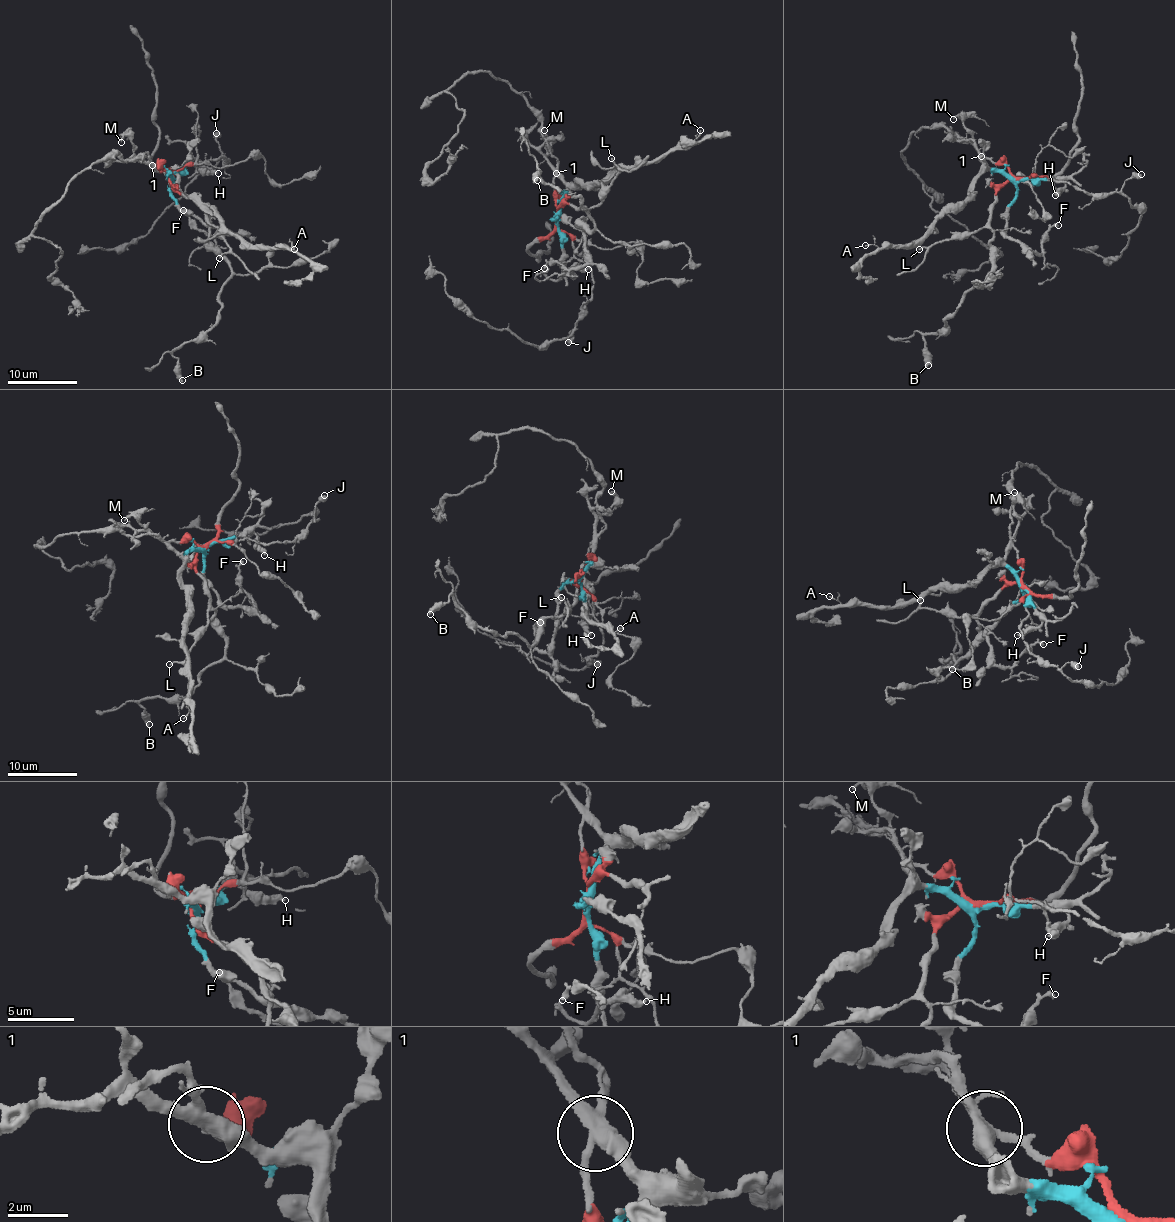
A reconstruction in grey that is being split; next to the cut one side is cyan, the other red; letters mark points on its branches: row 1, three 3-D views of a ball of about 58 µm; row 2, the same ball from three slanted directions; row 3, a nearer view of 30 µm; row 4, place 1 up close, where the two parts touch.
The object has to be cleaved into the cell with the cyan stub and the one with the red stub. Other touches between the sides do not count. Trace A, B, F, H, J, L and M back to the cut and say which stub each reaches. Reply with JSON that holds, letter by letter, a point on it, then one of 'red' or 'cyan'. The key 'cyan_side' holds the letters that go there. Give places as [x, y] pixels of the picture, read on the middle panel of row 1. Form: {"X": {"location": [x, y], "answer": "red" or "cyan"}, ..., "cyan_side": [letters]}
{"A": {"location": [700, 130], "answer": "cyan"}, "B": {"location": [537, 180], "answer": "red"}, "F": {"location": [544, 268], "answer": "cyan"}, "H": {"location": [588, 269], "answer": "cyan"}, "J": {"location": [568, 342], "answer": "red"}, "L": {"location": [611, 158], "answer": "red"}, "M": {"location": [544, 130], "answer": "cyan"}, "cyan_side": ["A", "F", "H", "M"]}

